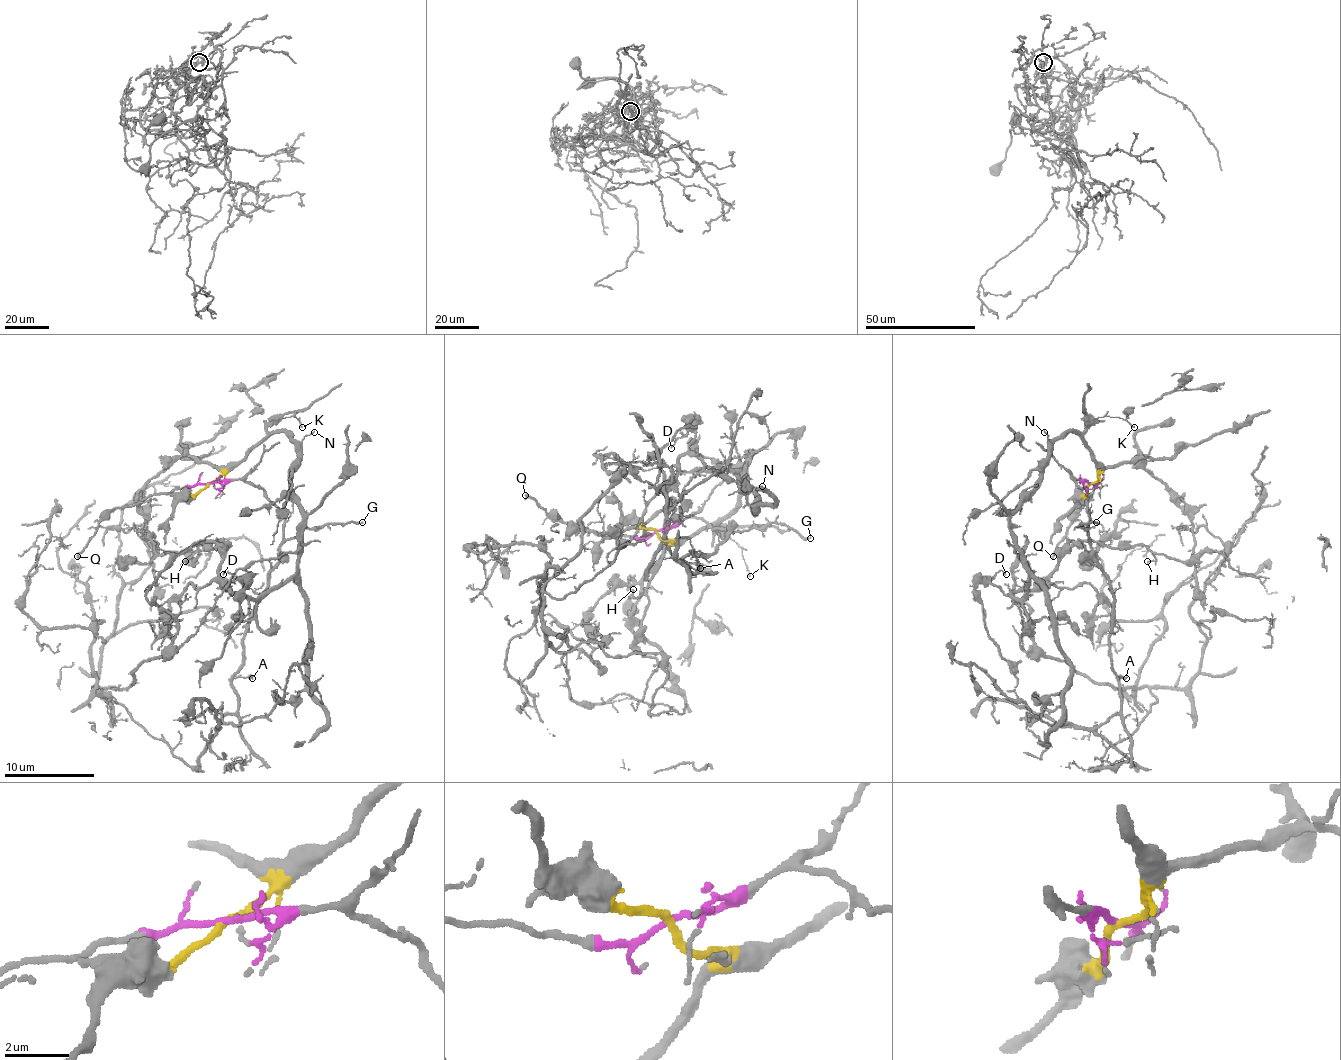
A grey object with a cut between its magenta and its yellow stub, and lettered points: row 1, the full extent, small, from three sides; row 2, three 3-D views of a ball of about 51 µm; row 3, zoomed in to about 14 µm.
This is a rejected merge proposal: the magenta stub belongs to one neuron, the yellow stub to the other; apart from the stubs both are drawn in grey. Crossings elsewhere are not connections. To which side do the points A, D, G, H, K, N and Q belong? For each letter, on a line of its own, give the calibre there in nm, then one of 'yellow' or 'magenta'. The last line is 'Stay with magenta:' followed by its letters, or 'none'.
A: calibre 110 nm; magenta
D: calibre 110 nm; yellow
G: calibre 190 nm; magenta
H: calibre 160 nm; yellow
K: calibre 100 nm; yellow
N: calibre 80 nm; yellow
Q: calibre 200 nm; magenta
Stay with magenta: A, G, Q

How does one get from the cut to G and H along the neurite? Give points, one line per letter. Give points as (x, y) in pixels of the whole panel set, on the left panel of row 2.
G: (209, 483), (249, 480), (283, 514), (285, 539), (294, 539), (306, 528), (362, 521)
H: (209, 483), (283, 431), (297, 444), (299, 568), (256, 597), (229, 588), (218, 570), (220, 541), (184, 561)

